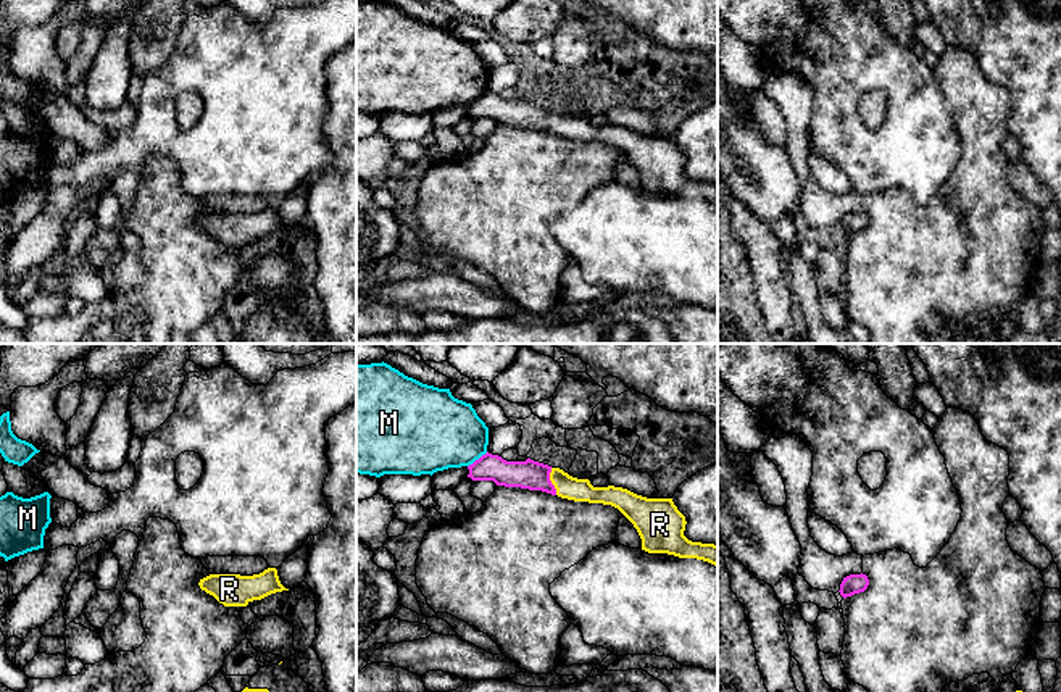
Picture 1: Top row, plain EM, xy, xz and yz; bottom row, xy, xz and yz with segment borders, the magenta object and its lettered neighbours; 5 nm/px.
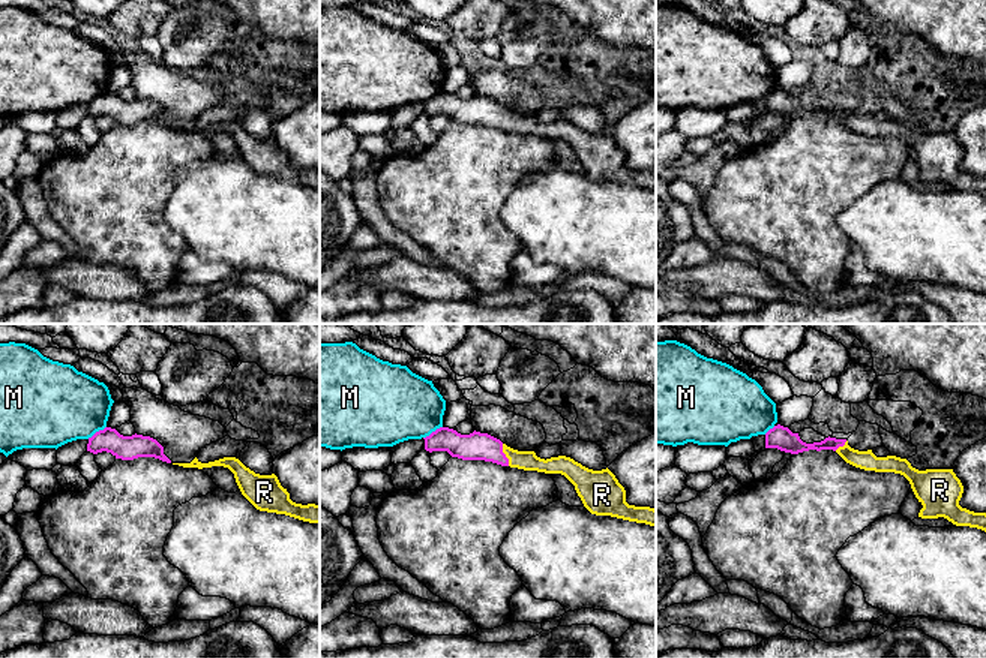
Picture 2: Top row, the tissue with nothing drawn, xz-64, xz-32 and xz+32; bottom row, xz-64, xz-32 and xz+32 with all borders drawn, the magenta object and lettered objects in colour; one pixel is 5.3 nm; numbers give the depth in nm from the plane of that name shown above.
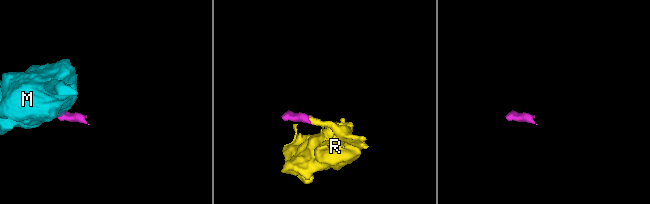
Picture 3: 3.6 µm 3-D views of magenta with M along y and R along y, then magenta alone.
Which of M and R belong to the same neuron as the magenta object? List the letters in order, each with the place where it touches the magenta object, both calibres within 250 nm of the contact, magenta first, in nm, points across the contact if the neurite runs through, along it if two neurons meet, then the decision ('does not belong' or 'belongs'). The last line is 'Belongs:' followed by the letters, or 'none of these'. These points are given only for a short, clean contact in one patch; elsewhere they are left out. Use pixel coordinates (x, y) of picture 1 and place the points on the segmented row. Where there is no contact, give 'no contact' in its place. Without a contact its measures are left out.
M: contact xz (479, 458); calibres 140 and 380 nm; border xz (487, 452), (468, 466); does not belong
R: contact xz (550, 481); calibres 150 and 120 nm; way xz (531, 475), (550, 481), (570, 487); belongs
Belongs: R

